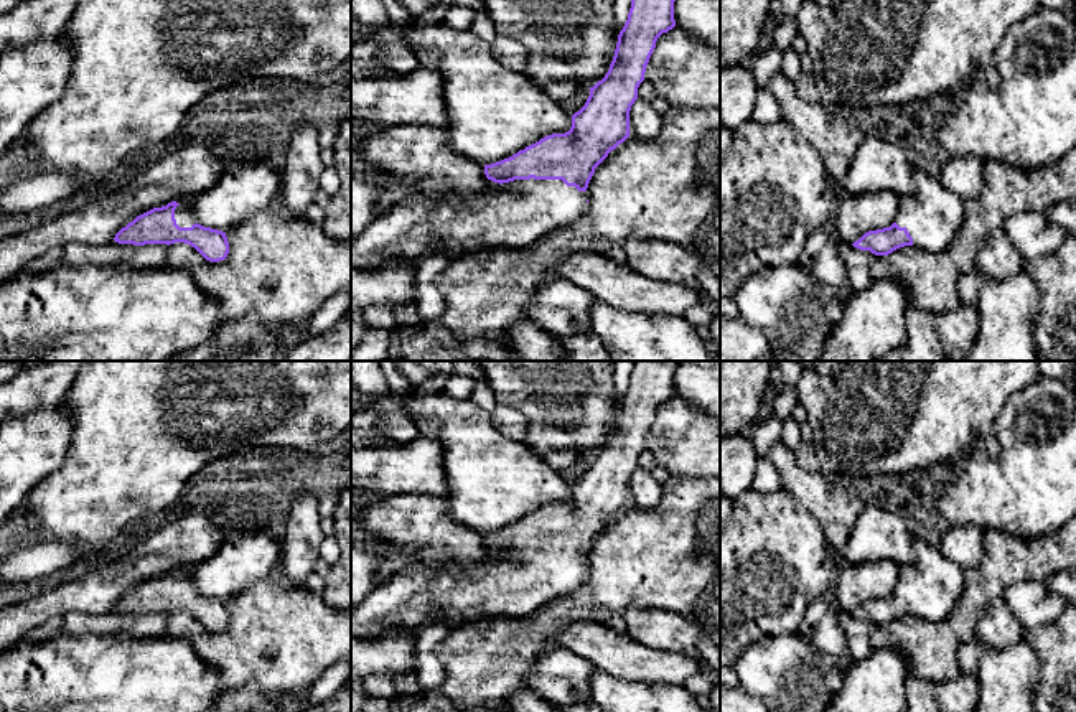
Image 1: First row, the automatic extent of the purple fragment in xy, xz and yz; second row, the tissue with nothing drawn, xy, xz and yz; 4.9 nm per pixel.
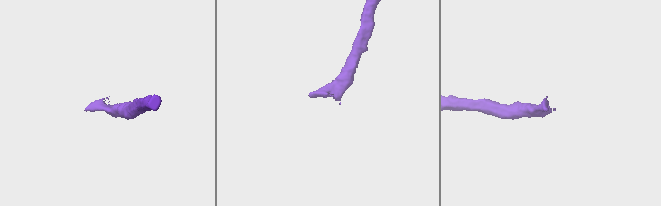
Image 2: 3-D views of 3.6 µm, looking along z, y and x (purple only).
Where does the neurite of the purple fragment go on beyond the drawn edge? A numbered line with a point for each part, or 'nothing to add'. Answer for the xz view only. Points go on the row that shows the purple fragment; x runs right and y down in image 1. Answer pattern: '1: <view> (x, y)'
1: xz (514, 215)

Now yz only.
1: yz (933, 215)

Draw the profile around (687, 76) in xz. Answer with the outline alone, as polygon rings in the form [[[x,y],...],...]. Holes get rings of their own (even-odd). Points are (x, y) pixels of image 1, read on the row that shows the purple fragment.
[[[682,28],[657,38],[644,79],[671,107],[720,109],[720,54],[694,44]]]

